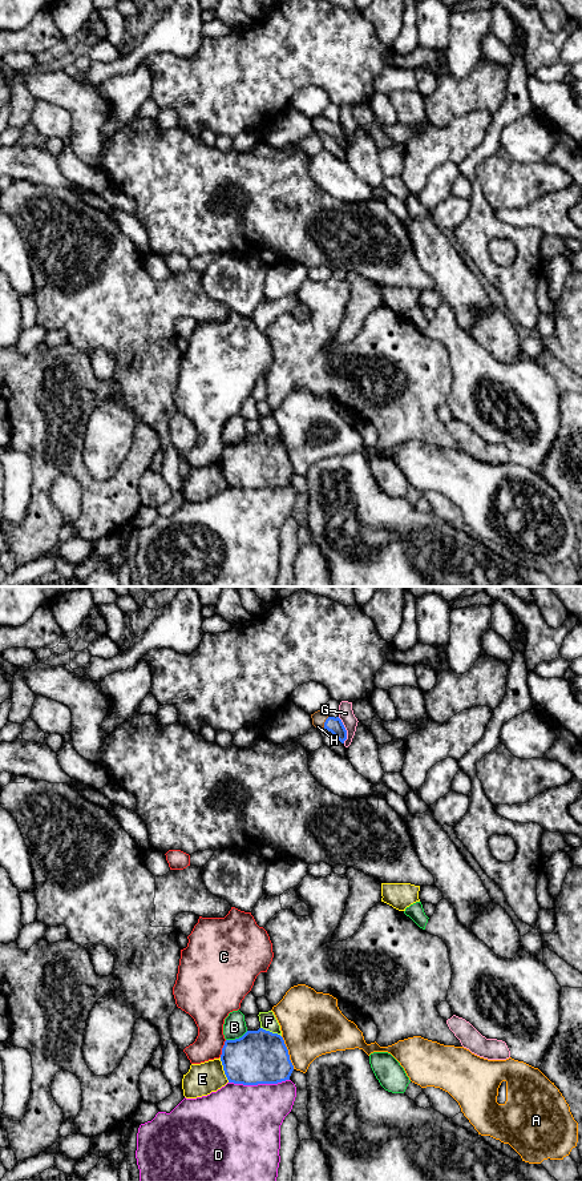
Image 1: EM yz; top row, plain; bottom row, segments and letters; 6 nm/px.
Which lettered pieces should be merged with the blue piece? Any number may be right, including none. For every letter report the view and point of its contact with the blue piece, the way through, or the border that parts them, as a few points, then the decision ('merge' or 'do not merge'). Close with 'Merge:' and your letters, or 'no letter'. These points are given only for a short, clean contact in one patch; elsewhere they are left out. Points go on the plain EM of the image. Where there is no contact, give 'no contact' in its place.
A: yz (287, 456) | do not merge
B: yz (237, 443) | do not merge
C: yz (222, 452) | do not merge
D: yz (258, 487) | do not merge
E: yz (223, 474) | do not merge
F: yz (271, 436) | do not merge
G: yz (346, 134) | do not merge
H: yz (324, 127) | across yz (334, 129), (324, 127), (319, 121) | merge
Merge: H

